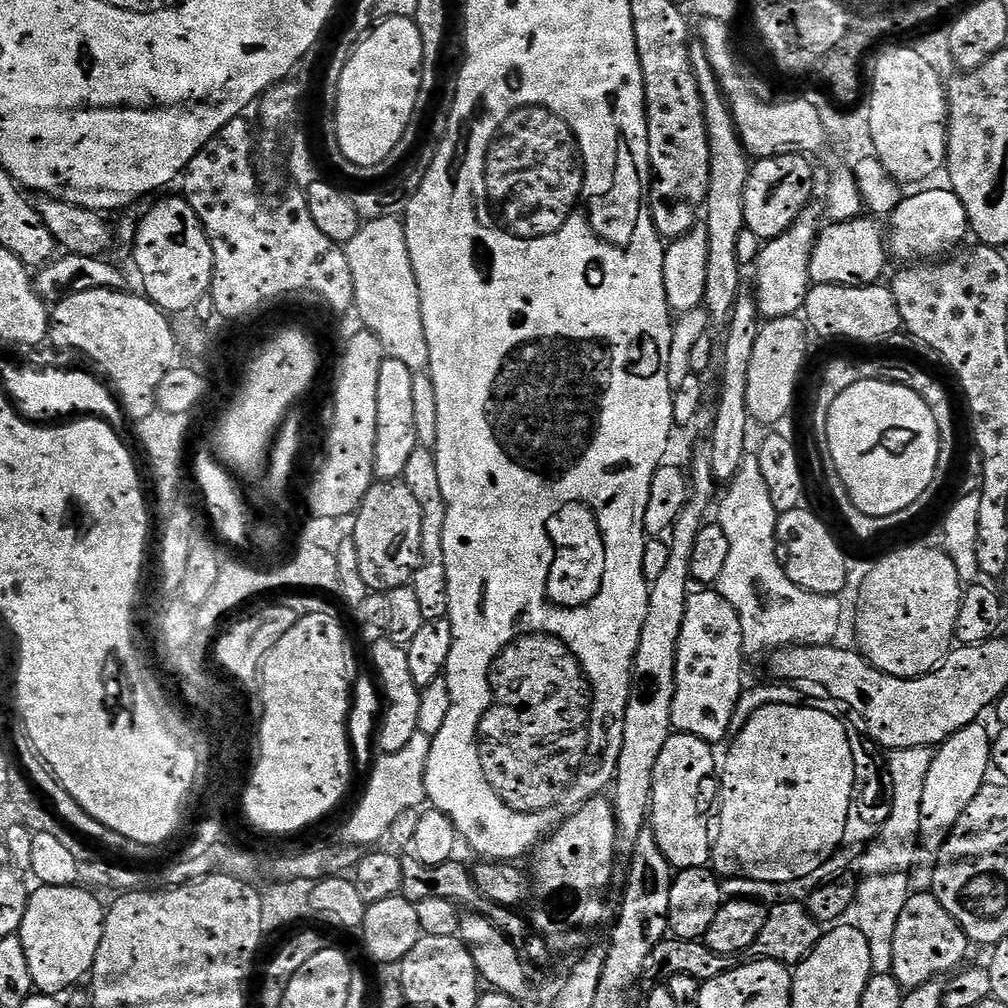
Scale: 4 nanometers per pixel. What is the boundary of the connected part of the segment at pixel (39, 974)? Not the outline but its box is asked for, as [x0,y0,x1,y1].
[19,887,105,994]

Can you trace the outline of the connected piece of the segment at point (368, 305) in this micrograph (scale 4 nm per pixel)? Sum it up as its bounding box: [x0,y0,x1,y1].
[343,216,430,374]

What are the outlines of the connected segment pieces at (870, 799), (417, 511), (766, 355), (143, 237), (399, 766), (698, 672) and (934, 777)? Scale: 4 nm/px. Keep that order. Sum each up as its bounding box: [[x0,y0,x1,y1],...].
[[720,723,894,906],[351,479,422,594],[746,315,808,424],[132,200,214,314],[344,732,432,846],[672,590,746,745],[920,722,993,854]]

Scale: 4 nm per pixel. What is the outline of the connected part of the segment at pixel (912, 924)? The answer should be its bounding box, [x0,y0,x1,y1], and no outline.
[891,891,970,990]

